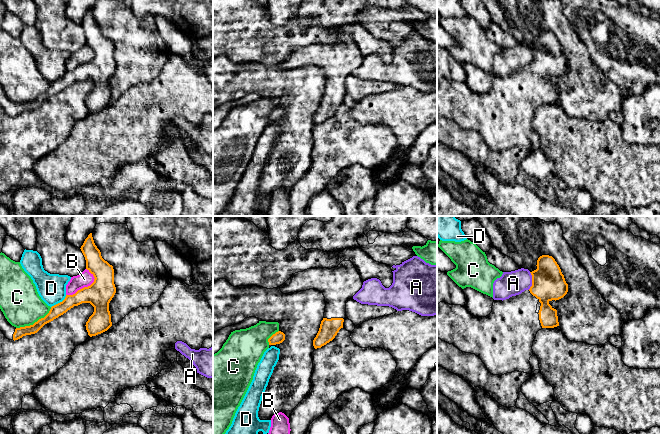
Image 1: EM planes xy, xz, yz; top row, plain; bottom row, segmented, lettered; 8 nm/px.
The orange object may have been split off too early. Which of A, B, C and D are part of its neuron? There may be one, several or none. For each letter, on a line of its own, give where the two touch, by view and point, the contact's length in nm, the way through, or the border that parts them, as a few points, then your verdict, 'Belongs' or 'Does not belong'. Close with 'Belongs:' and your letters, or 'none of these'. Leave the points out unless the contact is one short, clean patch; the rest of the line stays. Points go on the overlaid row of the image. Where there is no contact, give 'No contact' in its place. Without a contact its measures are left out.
A: Touches orange at yz (532, 281). Shared border 140 nm. Does not belong
B: Touches orange at xy (84, 287). Shared border 280 nm. Boundary: xy (93, 274), (94, 280), (89, 285), (66, 295). Does not belong
C: Touches orange at xy (35, 322). Shared border 340 nm. Does not belong
D: Touches orange at xy (60, 302). Shared border 160 nm. Boundary: xy (66, 295), (61, 301), (51, 307). Does not belong
Belongs: none of these

